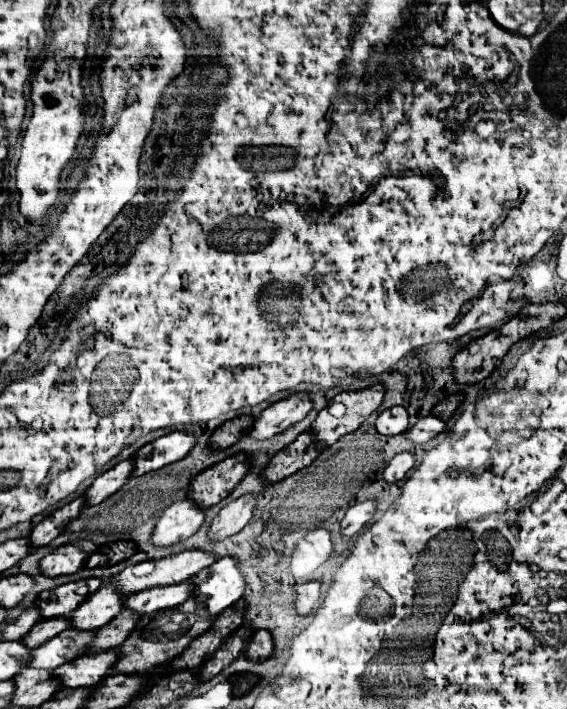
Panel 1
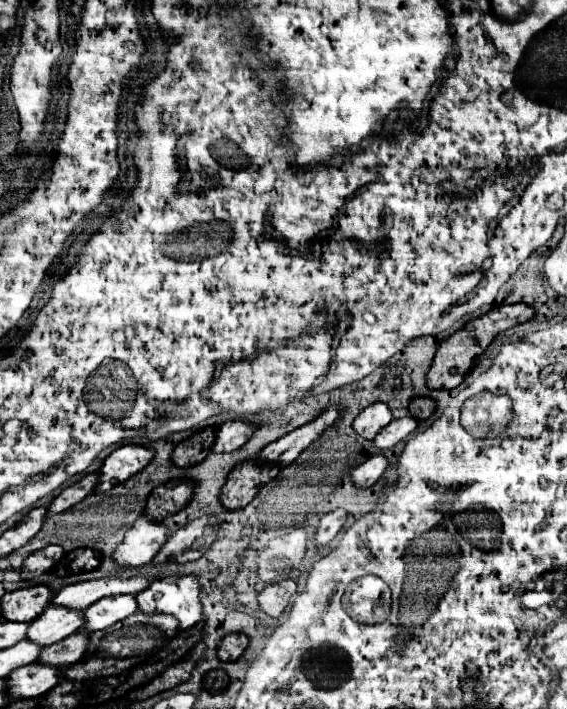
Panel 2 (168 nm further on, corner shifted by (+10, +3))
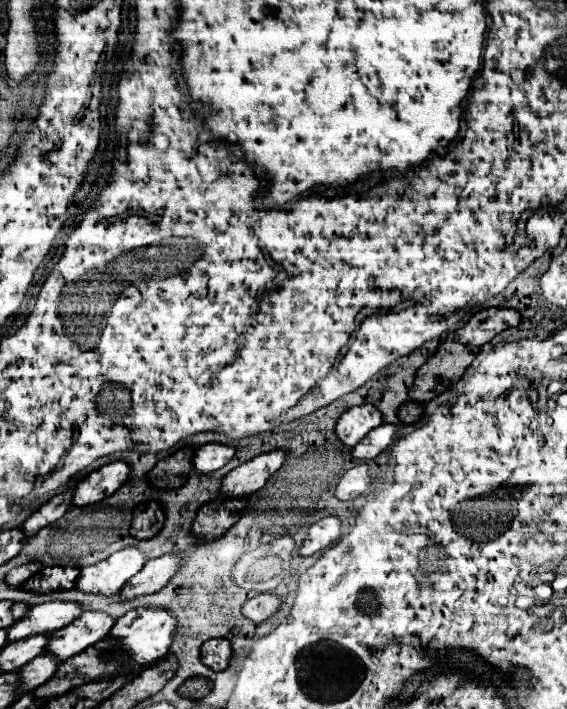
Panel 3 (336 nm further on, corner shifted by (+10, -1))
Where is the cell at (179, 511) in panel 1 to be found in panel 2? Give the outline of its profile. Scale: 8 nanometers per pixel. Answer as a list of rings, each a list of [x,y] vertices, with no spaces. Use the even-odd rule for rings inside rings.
[[[139,516],[137,522],[125,532],[123,542],[111,558],[121,570],[141,568],[155,558],[167,540],[167,534],[169,532],[163,522],[151,522],[149,518]]]

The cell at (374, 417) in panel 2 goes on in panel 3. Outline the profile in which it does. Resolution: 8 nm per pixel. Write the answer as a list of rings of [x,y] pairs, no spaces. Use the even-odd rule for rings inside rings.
[[[363,404],[357,408],[349,408],[347,412],[341,414],[339,422],[337,422],[337,436],[339,440],[353,448],[355,444],[359,444],[373,428],[379,428],[383,424],[383,416],[381,412],[377,412],[377,408],[373,408],[373,404]]]

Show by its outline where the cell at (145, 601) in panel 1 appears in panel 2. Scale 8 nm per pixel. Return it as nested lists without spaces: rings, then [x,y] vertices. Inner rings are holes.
[[[123,594],[123,596],[109,596],[97,600],[93,606],[85,608],[85,632],[97,632],[113,626],[119,620],[125,620],[127,616],[137,612],[137,602],[133,596]]]

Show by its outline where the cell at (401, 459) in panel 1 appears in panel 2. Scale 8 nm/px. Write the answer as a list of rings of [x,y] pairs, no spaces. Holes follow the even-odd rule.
[[[375,454],[375,456],[367,458],[363,464],[355,466],[349,472],[349,476],[357,488],[369,488],[379,480],[379,476],[383,474],[385,468],[387,468],[387,458],[383,454]]]

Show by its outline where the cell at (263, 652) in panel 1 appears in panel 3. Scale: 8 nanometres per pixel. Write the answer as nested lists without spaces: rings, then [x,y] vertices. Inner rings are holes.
[[[227,638],[207,640],[201,648],[201,662],[213,670],[225,670],[231,662],[231,642]]]

